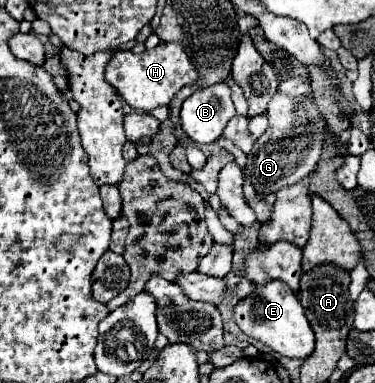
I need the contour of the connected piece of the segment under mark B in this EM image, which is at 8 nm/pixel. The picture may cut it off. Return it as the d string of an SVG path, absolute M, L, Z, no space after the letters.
M223 82L193 92L181 108L183 130L199 146L215 142L233 116L235 106L231 90Z

